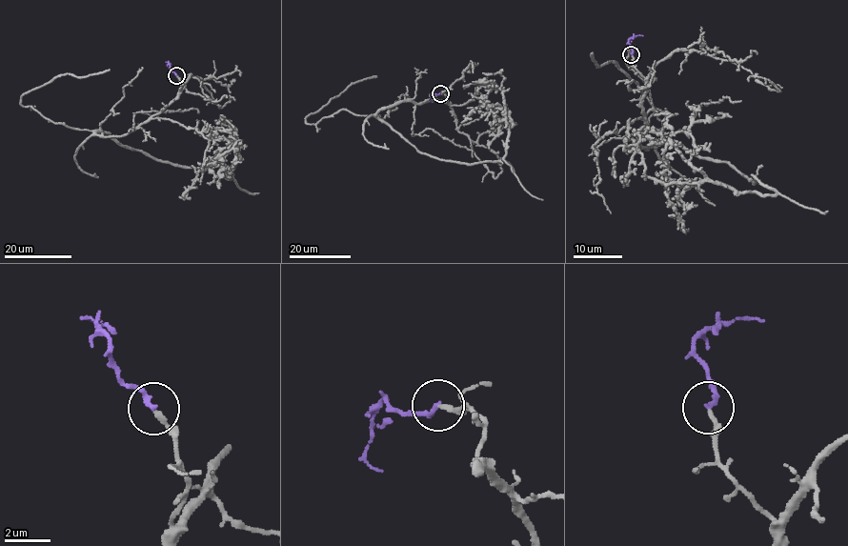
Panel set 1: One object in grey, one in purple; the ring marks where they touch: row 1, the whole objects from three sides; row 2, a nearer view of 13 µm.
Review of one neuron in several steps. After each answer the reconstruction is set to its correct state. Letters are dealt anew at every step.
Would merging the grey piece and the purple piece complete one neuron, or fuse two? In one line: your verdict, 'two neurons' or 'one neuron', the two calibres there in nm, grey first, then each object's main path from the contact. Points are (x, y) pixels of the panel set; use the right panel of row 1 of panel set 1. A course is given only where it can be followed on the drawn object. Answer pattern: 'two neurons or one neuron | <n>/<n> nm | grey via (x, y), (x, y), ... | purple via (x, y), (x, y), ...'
one neuron | 200/220 nm | grey via (631, 54), (645, 79), (641, 147), (675, 140), (775, 192), (710, 182), (668, 145), (667, 197), (689, 229) | purple via (631, 54), (630, 39), (643, 35)

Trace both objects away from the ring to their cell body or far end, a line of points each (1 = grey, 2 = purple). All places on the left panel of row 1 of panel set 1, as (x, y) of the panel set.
1: (175, 75), (158, 113), (95, 133), (231, 178), (234, 141), (179, 196)
2: (175, 75), (169, 62)

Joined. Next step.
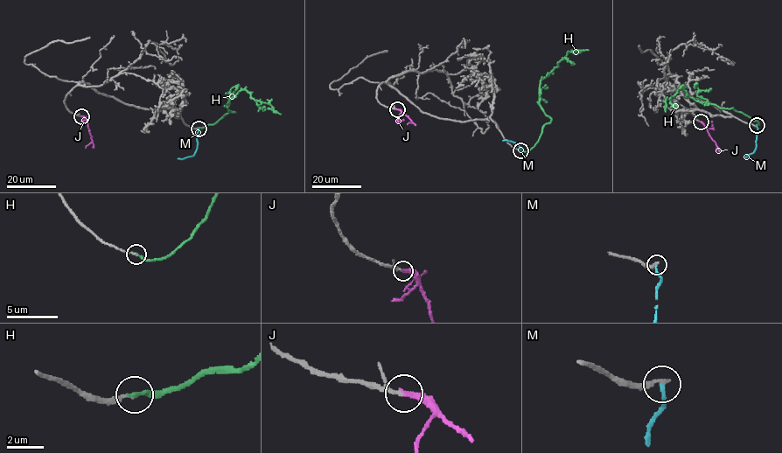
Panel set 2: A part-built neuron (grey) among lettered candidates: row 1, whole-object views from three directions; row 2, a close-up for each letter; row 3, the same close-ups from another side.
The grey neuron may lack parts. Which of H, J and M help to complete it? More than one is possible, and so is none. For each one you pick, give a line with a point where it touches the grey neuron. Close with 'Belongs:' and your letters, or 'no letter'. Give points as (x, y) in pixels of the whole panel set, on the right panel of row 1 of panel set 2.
J: contact (701, 121)
Belongs: J

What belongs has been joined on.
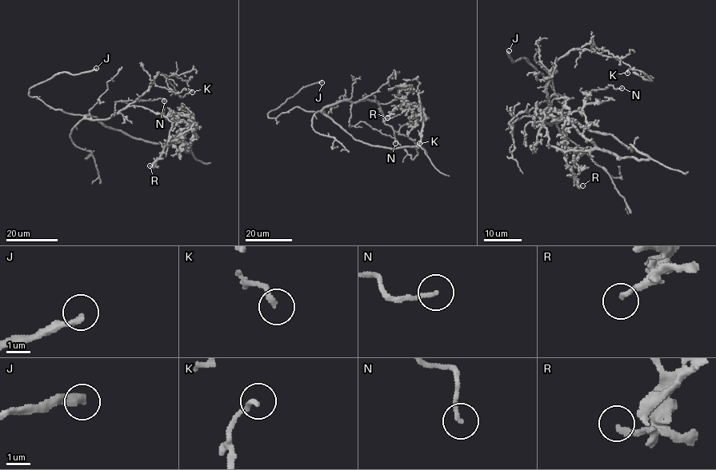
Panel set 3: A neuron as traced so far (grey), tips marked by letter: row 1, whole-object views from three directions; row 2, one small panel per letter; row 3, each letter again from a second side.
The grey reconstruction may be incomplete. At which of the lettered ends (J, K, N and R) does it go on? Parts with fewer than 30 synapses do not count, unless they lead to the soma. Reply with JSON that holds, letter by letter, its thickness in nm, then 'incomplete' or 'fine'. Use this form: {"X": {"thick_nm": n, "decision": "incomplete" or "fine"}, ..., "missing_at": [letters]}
{"J": {"thick_nm": 320, "decision": "incomplete"}, "K": {"thick_nm": 180, "decision": "fine"}, "N": {"thick_nm": 180, "decision": "fine"}, "R": {"thick_nm": 220, "decision": "fine"}, "missing_at": ["J"]}

